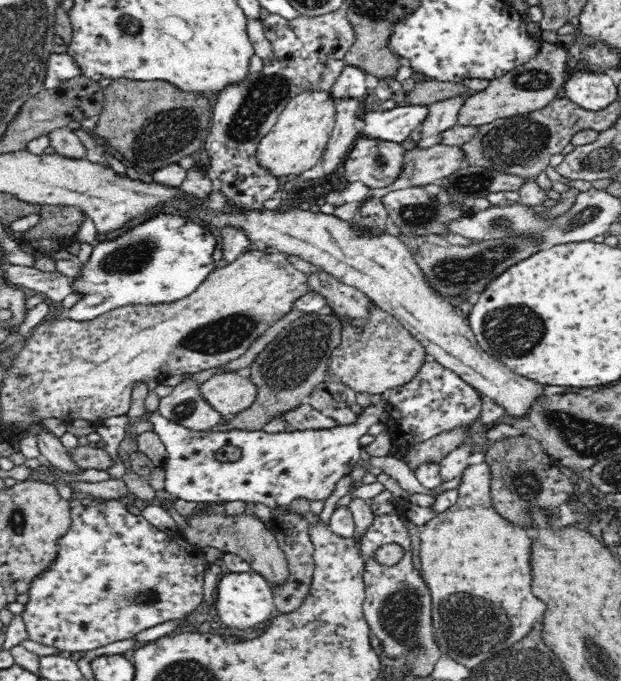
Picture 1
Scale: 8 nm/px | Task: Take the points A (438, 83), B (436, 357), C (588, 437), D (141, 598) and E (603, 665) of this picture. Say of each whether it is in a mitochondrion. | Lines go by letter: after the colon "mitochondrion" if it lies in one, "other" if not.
A: other
B: other
C: mitochondrion
D: mitochondrion
E: mitochondrion

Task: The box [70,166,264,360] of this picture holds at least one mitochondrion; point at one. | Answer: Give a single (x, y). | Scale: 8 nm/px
(227, 333)

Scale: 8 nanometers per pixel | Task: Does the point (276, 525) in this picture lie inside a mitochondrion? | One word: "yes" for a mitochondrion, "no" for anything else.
no

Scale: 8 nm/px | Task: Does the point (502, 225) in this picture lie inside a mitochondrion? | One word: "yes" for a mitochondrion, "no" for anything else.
yes

